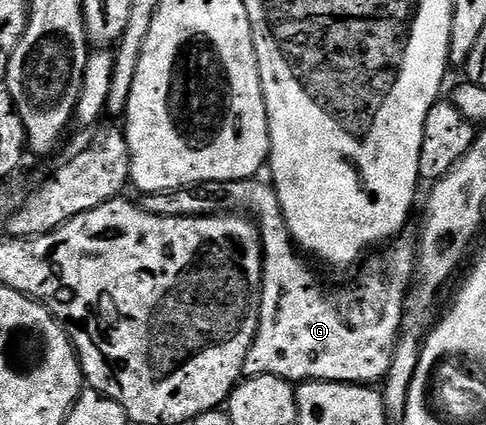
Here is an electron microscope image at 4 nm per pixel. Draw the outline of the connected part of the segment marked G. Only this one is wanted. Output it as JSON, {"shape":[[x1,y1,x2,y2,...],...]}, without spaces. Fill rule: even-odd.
{"shape":[[215,180,191,188,176,188,173,192,149,192,142,206,155,216,214,216,217,214,243,214,251,218,260,234,260,247,264,253,264,269,260,279,260,317,256,337,246,354,243,375,277,376,291,380,293,385,321,380,323,384,362,384,376,386,390,370,392,355,404,322,404,300,412,286,416,271,416,245,410,239,396,238,379,249,380,256,372,254,359,265,356,281,345,292,323,288,309,261,292,242,292,235,284,222,275,188,271,183,250,180]]}

